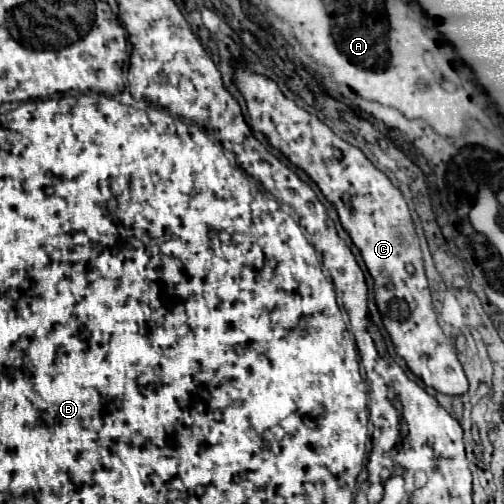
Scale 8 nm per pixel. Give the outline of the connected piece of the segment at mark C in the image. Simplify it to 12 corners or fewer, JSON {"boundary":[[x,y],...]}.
{"boundary":[[239,65],[263,133],[335,205],[397,355],[467,393],[399,187]]}

